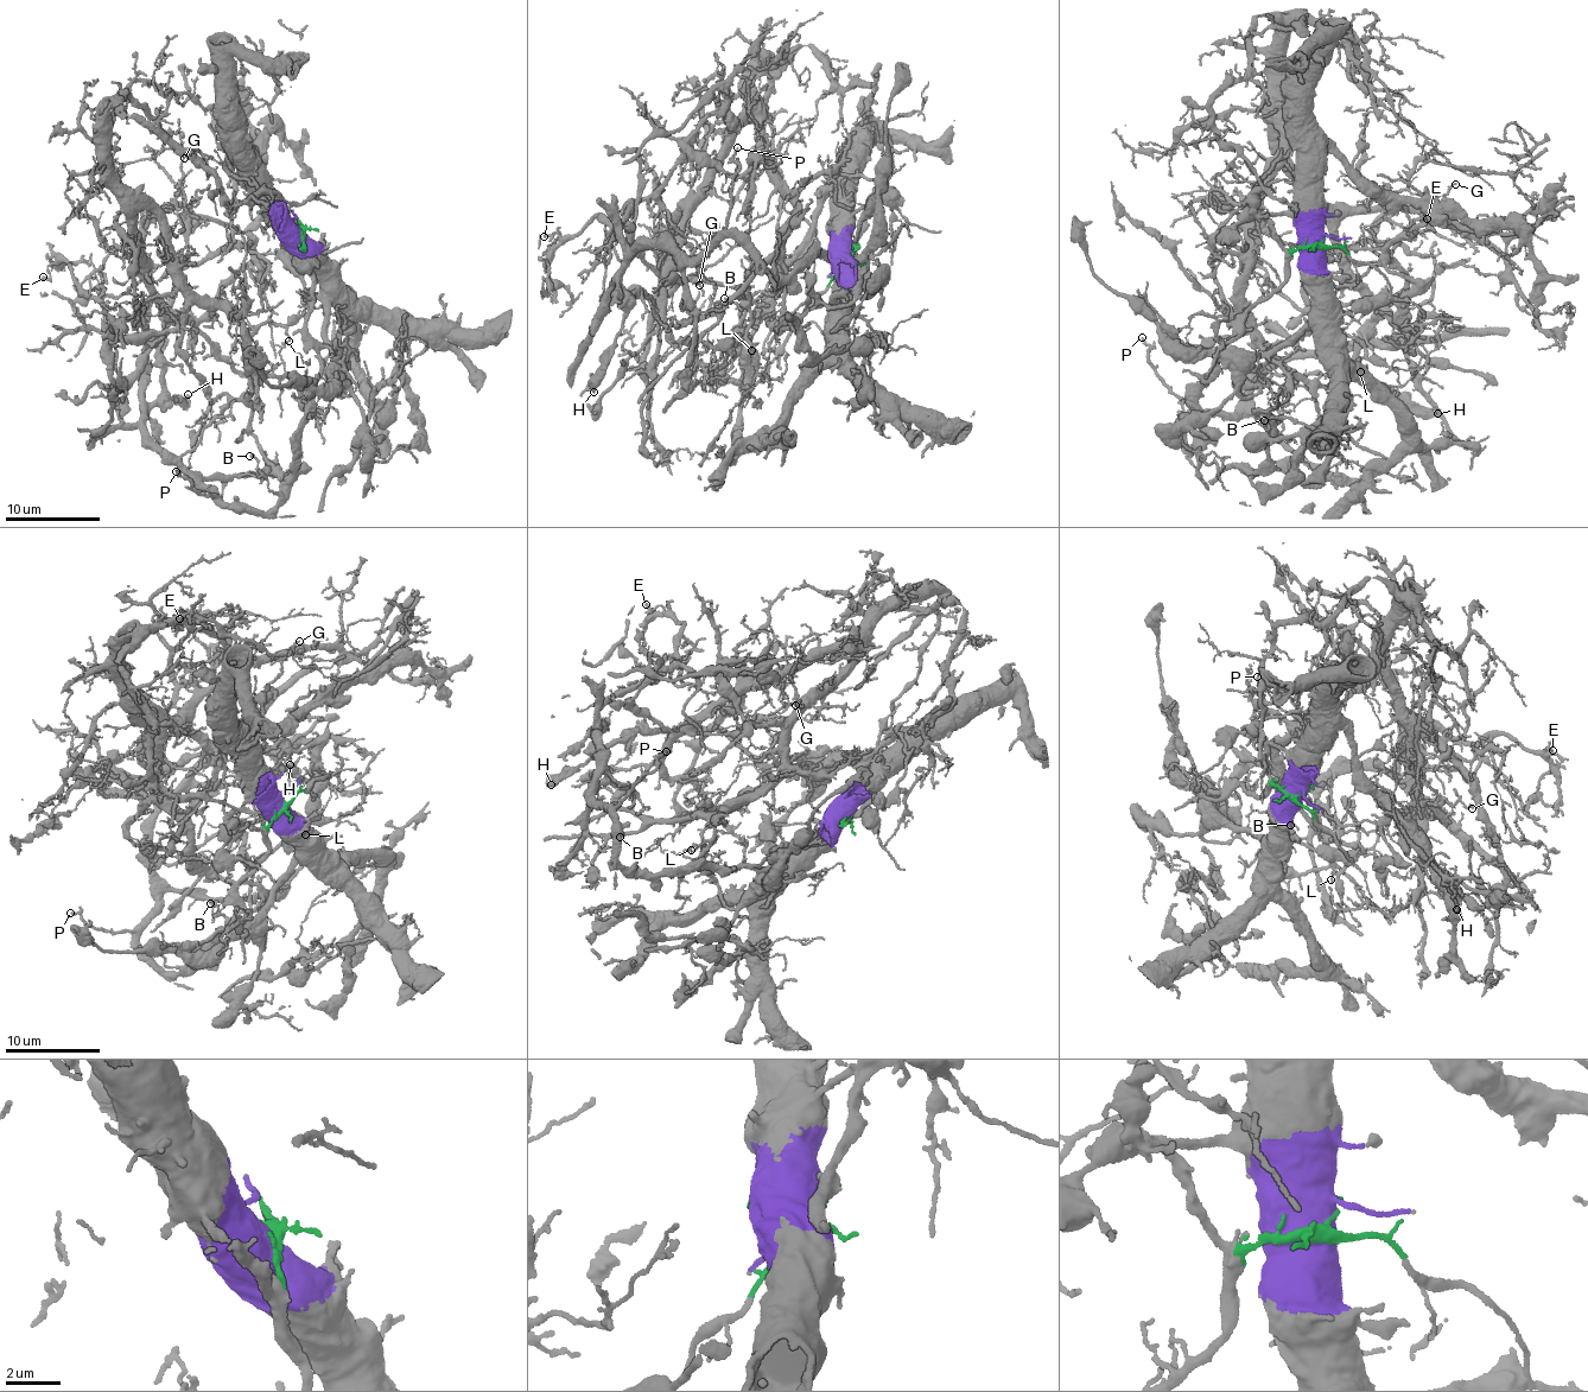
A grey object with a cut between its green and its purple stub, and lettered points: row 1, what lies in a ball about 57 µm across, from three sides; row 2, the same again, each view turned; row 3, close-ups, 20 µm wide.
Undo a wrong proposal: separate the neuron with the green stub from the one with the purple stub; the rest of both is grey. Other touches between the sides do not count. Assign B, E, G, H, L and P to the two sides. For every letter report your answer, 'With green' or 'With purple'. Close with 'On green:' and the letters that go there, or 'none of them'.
B: With green
E: With green
G: With green
H: With green
L: With purple
P: With green
On green: B, E, G, H, P

